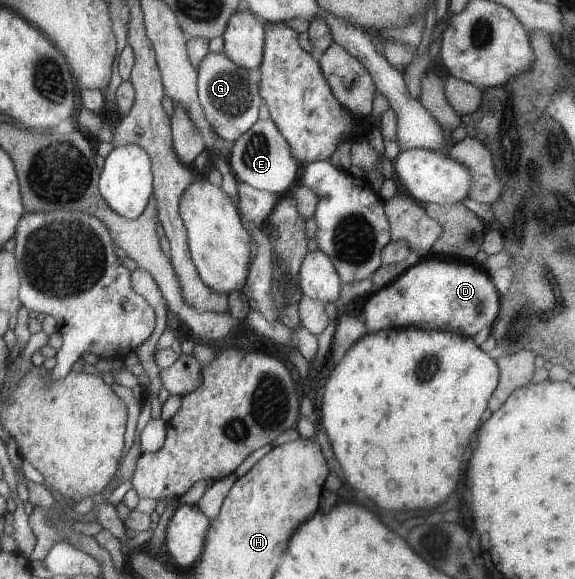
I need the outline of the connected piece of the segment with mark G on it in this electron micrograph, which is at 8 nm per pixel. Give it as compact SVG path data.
M207 52L199 62L196 79L197 97L207 118L208 124L215 135L220 139L230 141L231 143L238 138L240 134L250 129L258 121L258 108L262 104L259 94L260 80L259 66L255 69L245 69L239 64L232 62L223 52Z

